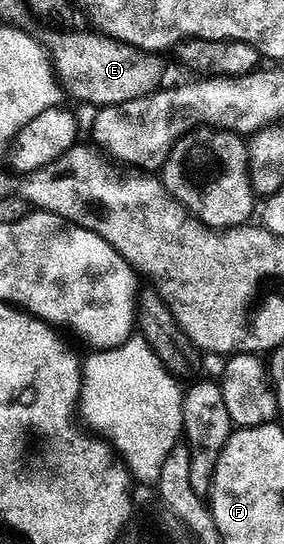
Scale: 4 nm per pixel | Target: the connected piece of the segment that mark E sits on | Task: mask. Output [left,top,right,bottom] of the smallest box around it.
[41,29,163,108]

